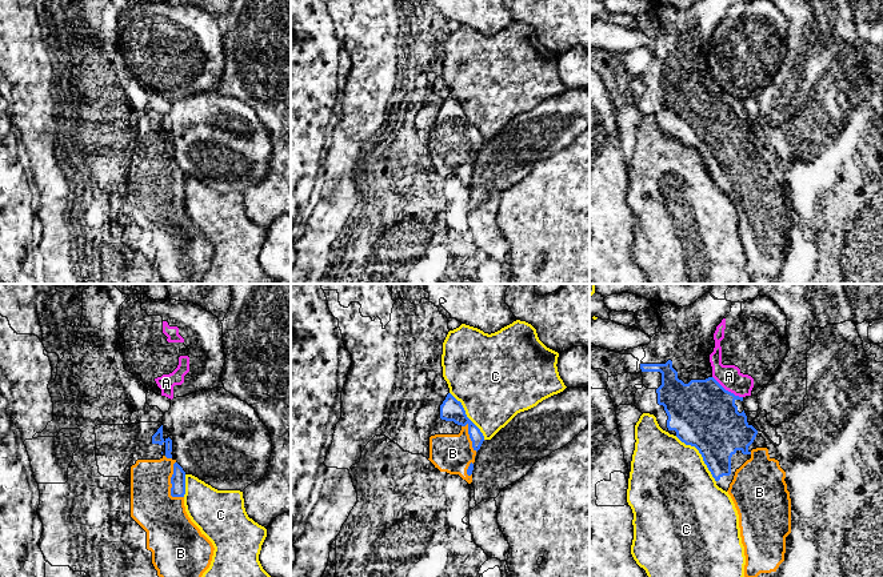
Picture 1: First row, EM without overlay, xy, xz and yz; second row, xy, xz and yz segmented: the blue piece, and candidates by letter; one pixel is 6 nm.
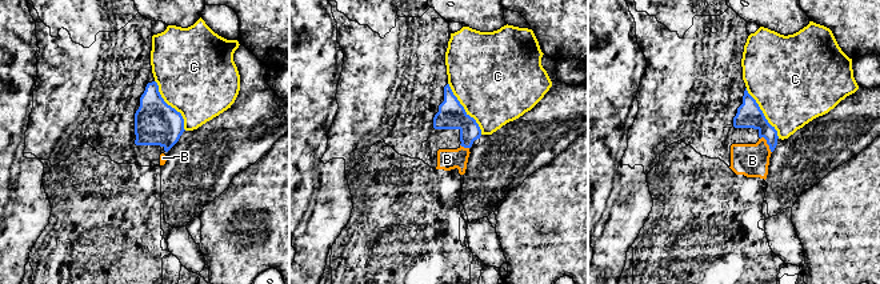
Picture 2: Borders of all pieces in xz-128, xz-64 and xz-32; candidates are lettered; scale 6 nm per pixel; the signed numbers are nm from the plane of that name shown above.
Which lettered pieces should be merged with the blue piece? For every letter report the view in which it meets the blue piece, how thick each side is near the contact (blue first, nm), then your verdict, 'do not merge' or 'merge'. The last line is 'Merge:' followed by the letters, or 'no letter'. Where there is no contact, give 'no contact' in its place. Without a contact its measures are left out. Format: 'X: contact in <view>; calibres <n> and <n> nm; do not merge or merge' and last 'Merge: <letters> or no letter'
A: contact in yz; calibres 400 and 140 nm; do not merge
B: contact in xy; calibres 90 and 280 nm; merge
C: contact in yz; calibres 400 and 480 nm; do not merge
Merge: B

